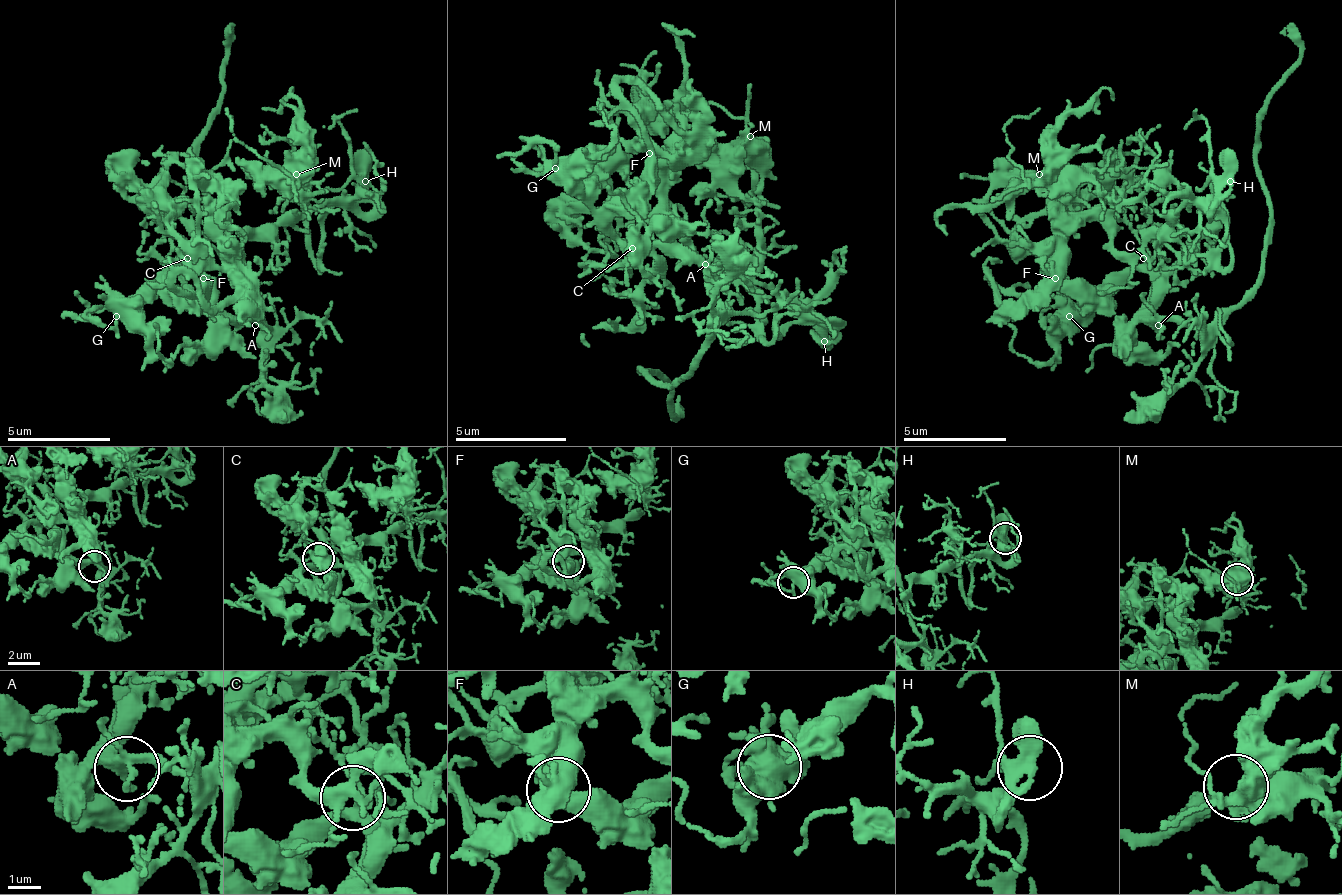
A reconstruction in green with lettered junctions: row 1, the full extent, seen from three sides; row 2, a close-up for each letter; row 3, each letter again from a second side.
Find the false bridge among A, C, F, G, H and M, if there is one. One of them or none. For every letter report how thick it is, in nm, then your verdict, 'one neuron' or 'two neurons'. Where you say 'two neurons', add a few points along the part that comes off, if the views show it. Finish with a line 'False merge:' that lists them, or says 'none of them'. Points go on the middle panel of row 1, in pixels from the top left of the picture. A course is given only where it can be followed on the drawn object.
A: calibre 280 nm; one neuron
C: calibre 260 nm; one neuron
F: calibre 320 nm; one neuron
G: calibre 550 nm; one neuron
H: calibre 360 nm; one neuron
M: calibre 480 nm; one neuron
False merge: none of them

